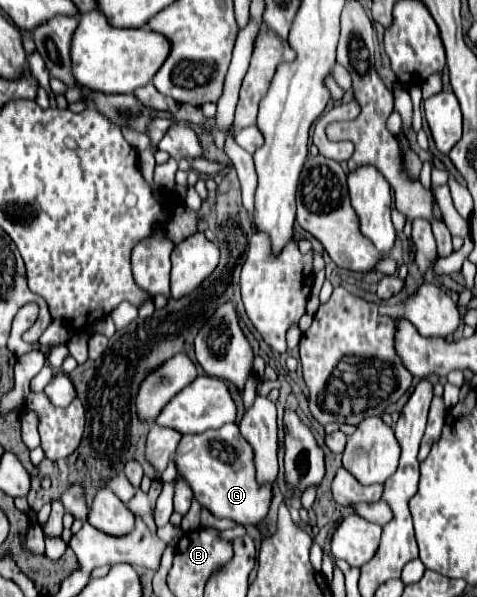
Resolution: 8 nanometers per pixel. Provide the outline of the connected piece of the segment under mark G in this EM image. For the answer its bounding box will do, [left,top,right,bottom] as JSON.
[174,423,272,527]

